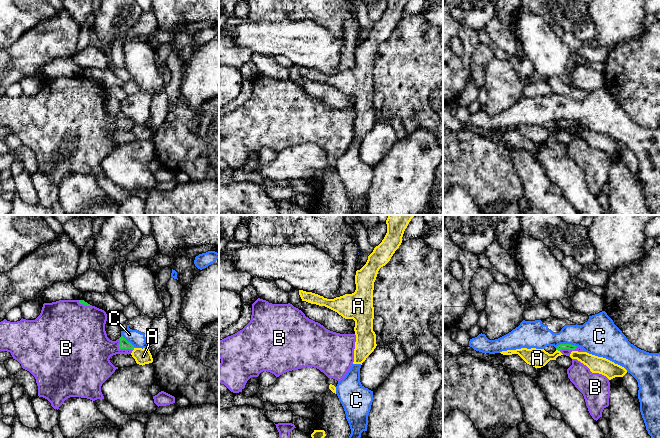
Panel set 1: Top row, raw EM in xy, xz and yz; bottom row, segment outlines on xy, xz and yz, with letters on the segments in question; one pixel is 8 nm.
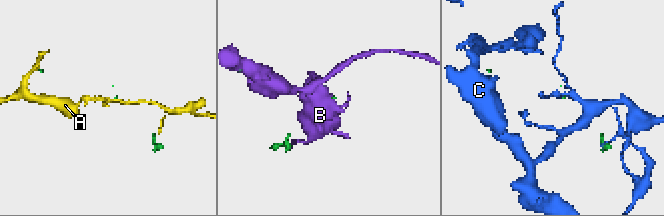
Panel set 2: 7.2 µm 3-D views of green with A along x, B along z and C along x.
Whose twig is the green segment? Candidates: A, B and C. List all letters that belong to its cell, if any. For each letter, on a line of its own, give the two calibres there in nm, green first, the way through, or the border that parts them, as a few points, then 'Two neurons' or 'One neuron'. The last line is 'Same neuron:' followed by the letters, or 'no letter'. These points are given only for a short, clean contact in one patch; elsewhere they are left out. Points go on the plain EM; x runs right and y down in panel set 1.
A: Thickness 50 nm (green) against 150 nm. Boundary: yz (556, 125), (559, 127). Two neurons
B: Thickness 80 nm (green) against 320 nm. One neuron
C: Thickness 50 nm (green) against 280 nm. Two neurons
Same neuron: B

